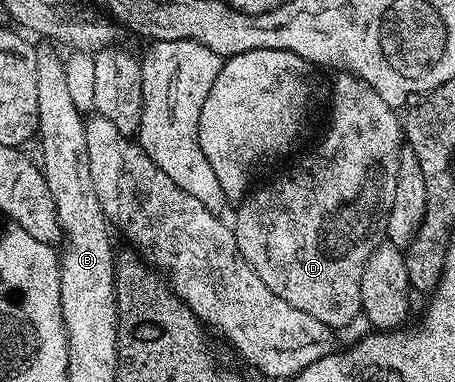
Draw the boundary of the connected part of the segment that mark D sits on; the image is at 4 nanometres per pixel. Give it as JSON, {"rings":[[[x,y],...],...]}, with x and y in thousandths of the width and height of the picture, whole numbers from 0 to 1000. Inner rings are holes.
{"rings":[[[749,186],[749,194],[732,212],[732,298],[723,306],[723,340],[714,348],[714,361],[697,380],[690,401],[679,401],[629,463],[618,463],[611,474],[600,474],[593,484],[582,484],[576,495],[558,492],[541,503],[519,539],[521,571],[508,579],[508,597],[516,626],[525,636],[525,657],[534,678],[622,783],[629,793],[640,793],[640,804],[657,804],[657,814],[675,814],[675,825],[686,825],[701,835],[712,851],[723,853],[734,866],[747,866],[756,851],[774,846],[782,830],[796,827],[793,814],[793,733],[798,730],[798,699],[807,699],[807,678],[826,657],[831,641],[840,639],[846,620],[846,586],[851,563],[859,552],[859,531],[868,531],[868,479],[877,469],[877,406],[886,387],[886,317],[875,288],[866,277],[842,270],[842,257],[798,207],[789,207],[778,191]]]}

